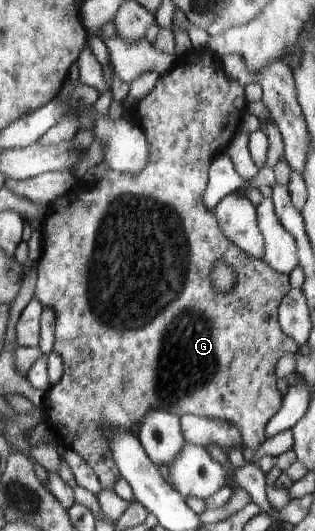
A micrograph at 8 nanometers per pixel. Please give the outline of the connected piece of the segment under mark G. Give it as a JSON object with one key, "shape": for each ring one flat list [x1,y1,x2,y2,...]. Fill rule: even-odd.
{"shape":[[192,47,187,53,177,56,175,60,172,70,168,70,166,74,158,77,154,88,130,110,131,121,146,134,146,142,148,142,146,168,140,170,138,174,120,174,120,172,109,169,102,172,101,177,94,182,80,182,68,190,64,196,58,196,47,207,46,218,42,220,39,229,42,248,36,262,37,278,36,286,34,286,34,298,43,307,50,306,56,312,54,348,52,350,56,354,60,354,64,365,60,382,49,388,44,394,44,402,42,402,44,420,50,426,51,432,58,442,74,450,92,468,104,490,114,491,114,485,121,478,120,471,116,468,116,463,112,460,112,454,108,448,110,446,108,434,114,430,128,430,134,435,138,434,138,424,152,410,162,410,178,417,182,414,192,414,205,419,222,419,226,422,233,422,242,434,242,454,246,454,247,462,252,462,259,443,263,441,264,424,272,420,272,416,280,410,283,402,282,394,276,386,276,362,284,353,294,353,298,350,296,342,282,332,277,321,277,309,292,289,289,275,276,272,268,266,266,261,253,259,248,256,248,253,240,250,220,230,218,220,214,216,215,210,210,212,204,204,204,193,209,179,208,169,212,160,219,154,226,155,228,144,232,142,237,133,241,132,240,119,248,104,244,86,240,82,228,78,219,57,212,54,206,47,201,49],[218,260,224,260,236,274,236,284,234,284,232,294,220,294,220,292,214,292,214,288,212,288,210,270]]}

